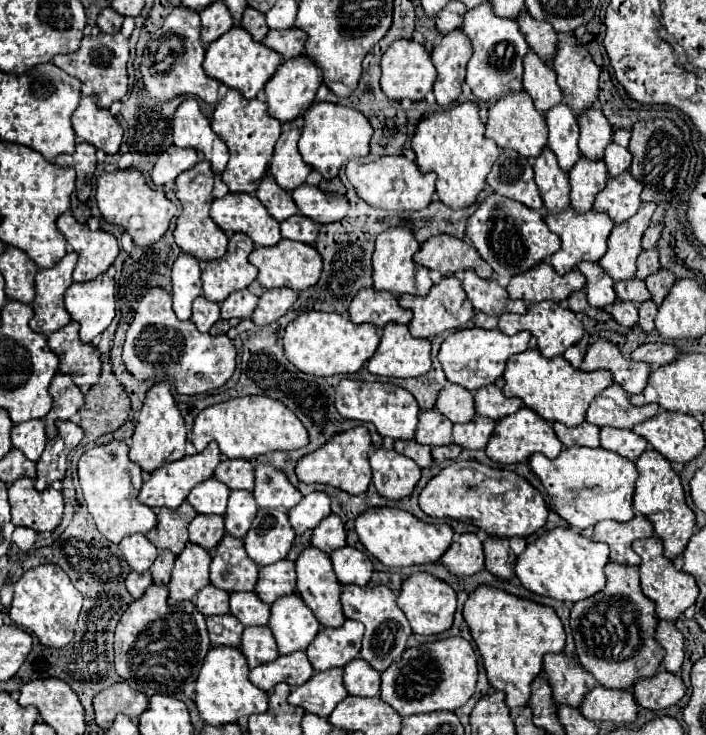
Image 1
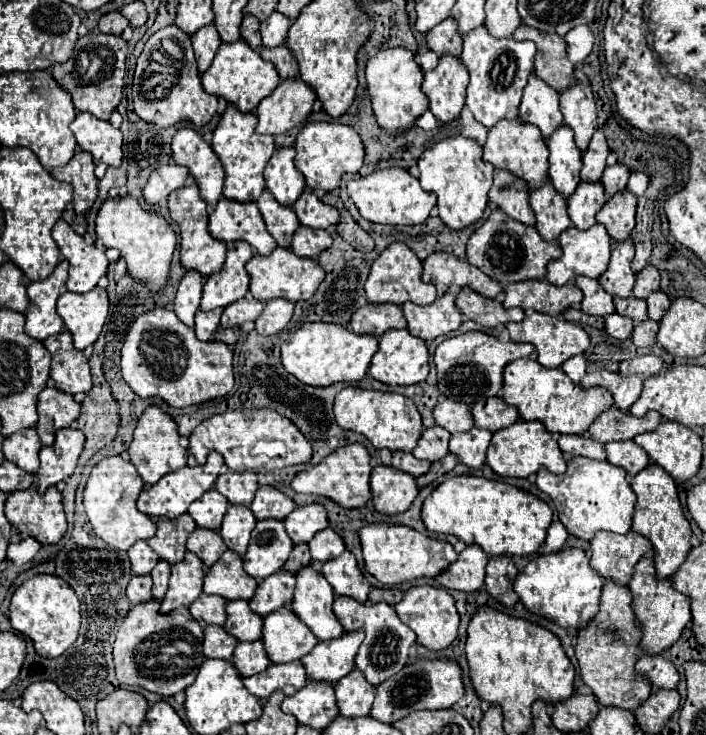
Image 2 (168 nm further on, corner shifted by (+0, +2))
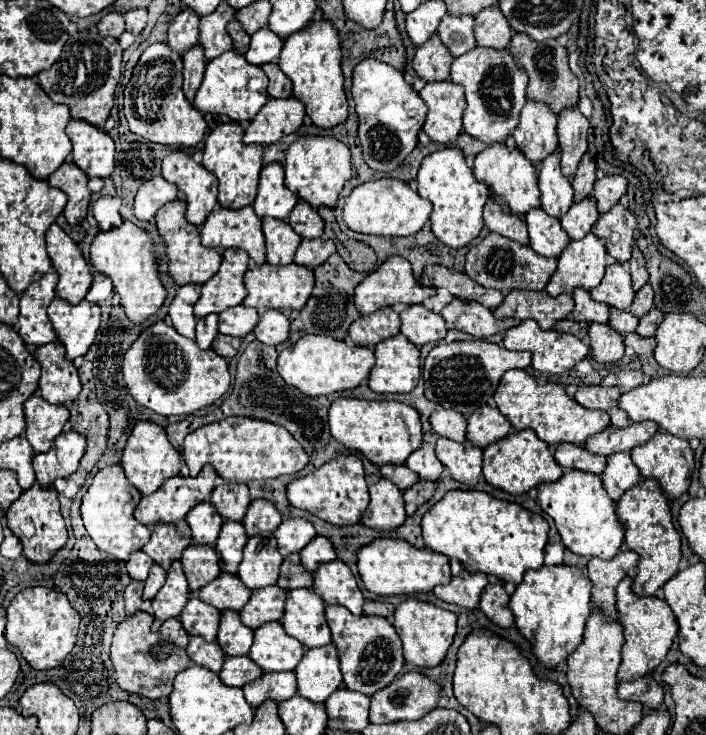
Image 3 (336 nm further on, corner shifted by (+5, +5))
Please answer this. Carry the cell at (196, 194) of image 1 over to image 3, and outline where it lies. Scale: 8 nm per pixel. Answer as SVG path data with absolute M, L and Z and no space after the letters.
M173 200L171 204L165 204L157 216L157 228L167 242L167 258L169 258L169 274L177 284L205 284L219 268L221 264L221 254L213 248L207 248L201 244L199 228L189 224L185 218L185 200Z

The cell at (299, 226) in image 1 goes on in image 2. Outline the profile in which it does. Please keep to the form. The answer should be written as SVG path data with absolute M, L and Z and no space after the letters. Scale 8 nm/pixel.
M298 227L298 231L294 233L294 241L292 241L292 251L298 257L308 257L314 259L318 257L322 251L326 251L332 243L332 237L328 231L324 229L310 229L310 227Z

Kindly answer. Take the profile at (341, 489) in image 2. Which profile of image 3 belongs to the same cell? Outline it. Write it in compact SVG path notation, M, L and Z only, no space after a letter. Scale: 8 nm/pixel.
M349 454L349 456L339 456L323 466L319 466L315 472L295 478L293 482L287 484L287 498L293 506L309 510L311 514L337 524L355 524L361 520L361 514L365 512L369 504L369 492L367 492L367 482L365 482L365 470L363 462L359 456Z

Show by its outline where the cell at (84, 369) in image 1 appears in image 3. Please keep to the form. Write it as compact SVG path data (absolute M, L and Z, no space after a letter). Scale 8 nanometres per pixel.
M49 342L39 346L35 356L41 362L39 394L51 404L75 400L81 392L81 382L75 364L65 358L65 346L61 342Z

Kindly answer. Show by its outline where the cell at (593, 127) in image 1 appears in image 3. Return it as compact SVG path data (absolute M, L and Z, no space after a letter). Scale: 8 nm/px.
M587 152L587 154L581 158L581 164L579 164L579 168L577 168L575 176L573 176L573 182L571 182L571 184L573 184L573 190L575 190L575 200L583 200L585 196L591 194L593 184L595 184L595 180L597 180L595 172L597 172L595 160L593 160L593 156Z

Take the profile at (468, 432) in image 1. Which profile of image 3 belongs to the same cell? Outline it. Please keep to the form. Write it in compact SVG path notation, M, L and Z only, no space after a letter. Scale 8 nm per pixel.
M441 436L435 444L435 452L437 452L437 458L443 462L443 466L455 480L467 486L477 484L481 476L481 458L483 458L481 446L475 446L471 442L461 444L451 438Z

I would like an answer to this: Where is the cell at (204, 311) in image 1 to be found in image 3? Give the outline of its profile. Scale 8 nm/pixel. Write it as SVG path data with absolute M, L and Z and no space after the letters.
M217 314L199 318L197 320L197 336L195 336L197 346L203 350L211 348L211 342L215 336L217 336Z

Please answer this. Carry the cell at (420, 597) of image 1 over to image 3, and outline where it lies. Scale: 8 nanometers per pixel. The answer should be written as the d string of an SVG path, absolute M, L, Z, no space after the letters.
M407 598L395 608L393 626L397 626L397 634L403 640L405 660L413 664L413 668L431 668L445 658L445 652L449 650L457 630L457 616L453 616L451 610L439 608L431 602Z

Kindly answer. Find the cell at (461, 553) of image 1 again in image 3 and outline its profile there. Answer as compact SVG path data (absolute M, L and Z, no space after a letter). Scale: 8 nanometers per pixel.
M461 566L461 572L457 576L451 576L449 584L439 584L433 588L433 592L437 598L445 602L453 602L465 608L475 608L479 606L479 596L485 584L487 576L483 576L481 572L469 572L465 570L465 566Z

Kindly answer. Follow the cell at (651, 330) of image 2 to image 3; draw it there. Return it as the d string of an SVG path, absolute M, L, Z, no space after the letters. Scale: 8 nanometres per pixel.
M629 332L625 334L625 344L631 346L637 356L643 356L643 354L651 354L653 348L655 348L655 338L647 338L647 336L639 336L637 332Z

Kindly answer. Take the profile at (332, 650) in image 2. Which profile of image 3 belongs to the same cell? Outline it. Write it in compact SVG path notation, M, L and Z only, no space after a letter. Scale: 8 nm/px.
M335 644L309 648L297 664L295 674L301 696L313 702L325 702L343 684Z

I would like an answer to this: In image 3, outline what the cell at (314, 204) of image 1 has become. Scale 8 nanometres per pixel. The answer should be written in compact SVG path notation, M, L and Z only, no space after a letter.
M303 200L293 208L289 216L289 224L303 238L319 238L325 228L325 220L317 214L317 210L313 210Z

